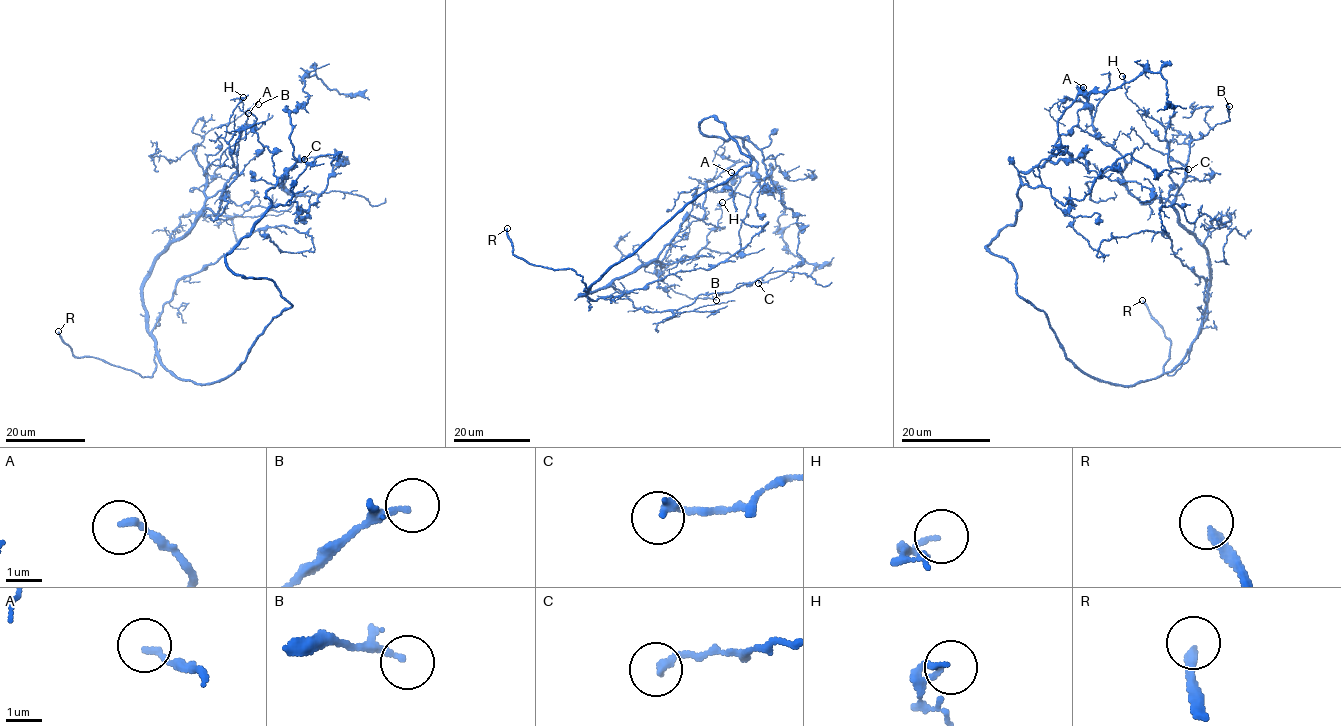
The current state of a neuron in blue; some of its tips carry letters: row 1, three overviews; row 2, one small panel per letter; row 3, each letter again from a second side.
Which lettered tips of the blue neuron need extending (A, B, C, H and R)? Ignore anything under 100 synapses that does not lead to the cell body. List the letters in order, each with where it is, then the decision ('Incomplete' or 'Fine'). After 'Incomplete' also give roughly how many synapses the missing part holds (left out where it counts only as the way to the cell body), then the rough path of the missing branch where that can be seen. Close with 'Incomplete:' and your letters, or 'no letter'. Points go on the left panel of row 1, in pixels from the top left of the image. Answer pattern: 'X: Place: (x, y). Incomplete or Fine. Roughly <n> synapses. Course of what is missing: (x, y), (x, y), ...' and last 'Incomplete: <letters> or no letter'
A: Place: (248, 113). Fine
B: Place: (258, 104). Fine
C: Place: (304, 159). Fine
H: Place: (243, 97). Fine
R: Place: (58, 331). Incomplete. Course of what is missing: (58, 331), (38, 292), (34, 273), (25, 305), (19, 306), (14, 300), (16, 304)
Incomplete: R

